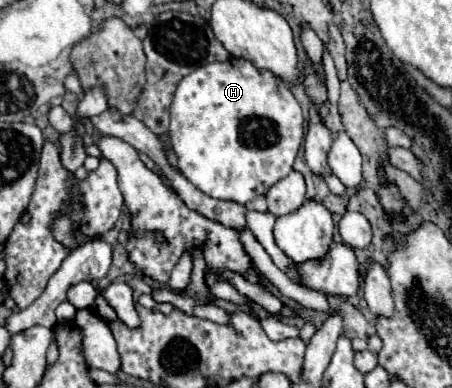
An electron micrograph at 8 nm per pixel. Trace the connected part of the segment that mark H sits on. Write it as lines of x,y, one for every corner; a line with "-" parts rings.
230,58
196,68
178,84
170,106
170,138
178,168
204,194
218,200
246,204
266,194
276,180
292,172
294,158
304,140
304,116
286,82
272,72
260,72
252,62

